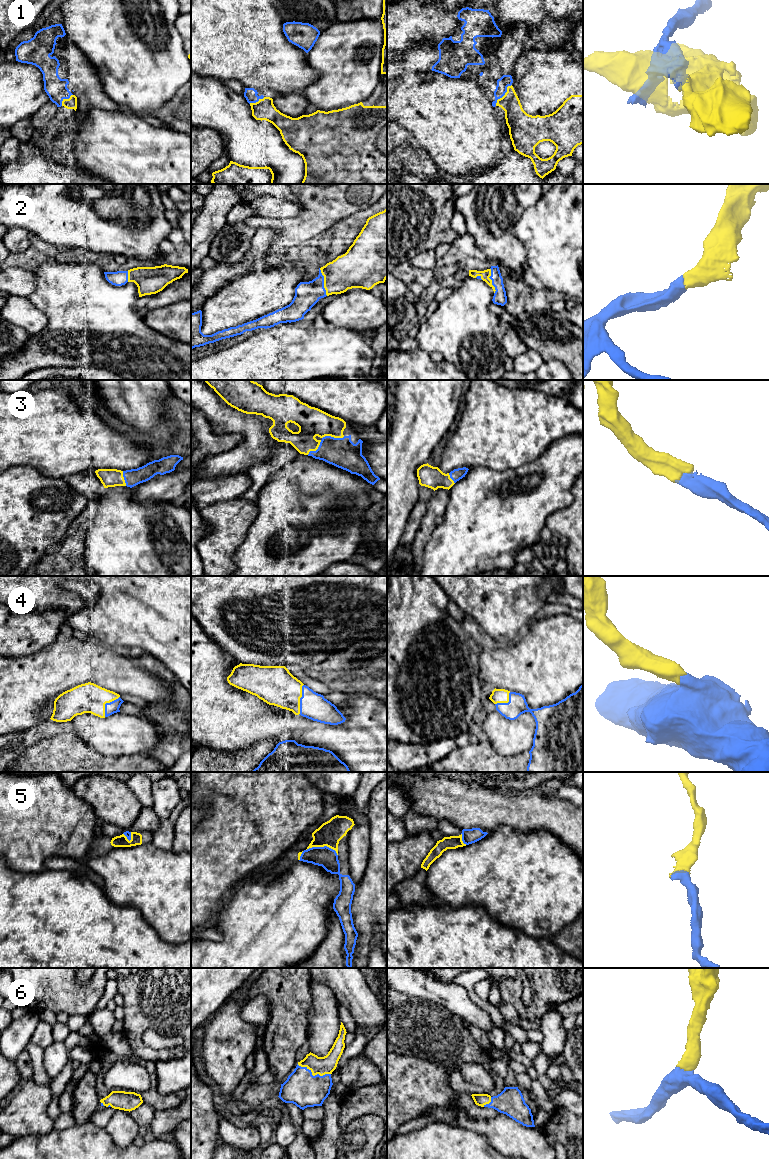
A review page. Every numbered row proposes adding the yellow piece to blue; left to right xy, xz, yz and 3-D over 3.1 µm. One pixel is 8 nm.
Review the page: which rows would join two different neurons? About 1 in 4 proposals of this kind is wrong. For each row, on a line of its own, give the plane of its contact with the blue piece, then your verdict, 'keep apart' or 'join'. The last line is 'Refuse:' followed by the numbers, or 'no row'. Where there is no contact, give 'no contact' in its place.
1: contact in yz; keep apart
2: contact in xz; join
3: contact in xz; join
4: contact in xz; join
5: contact in xz; join
6: contact in xz; join
Refuse: 1

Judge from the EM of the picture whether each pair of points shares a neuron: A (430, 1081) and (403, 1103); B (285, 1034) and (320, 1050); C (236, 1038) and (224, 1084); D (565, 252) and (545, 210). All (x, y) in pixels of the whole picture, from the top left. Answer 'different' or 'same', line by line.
A: same
B: different
C: same
D: same

